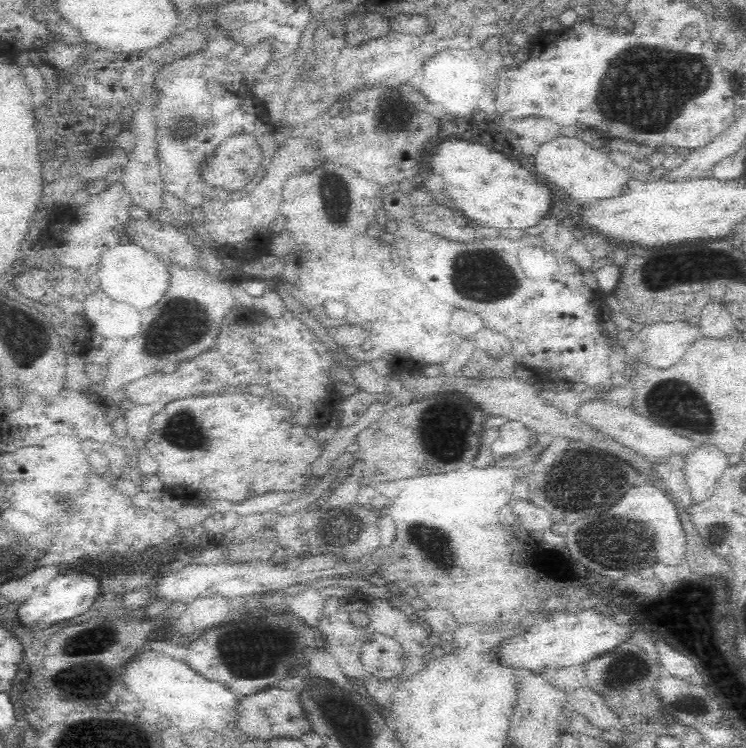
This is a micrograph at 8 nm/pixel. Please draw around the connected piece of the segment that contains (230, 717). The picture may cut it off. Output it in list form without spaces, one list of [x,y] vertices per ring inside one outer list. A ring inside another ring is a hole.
[[[144,652],[137,654],[125,668],[123,681],[130,694],[140,701],[164,704],[162,714],[168,714],[182,732],[224,731],[234,724],[238,698],[224,684],[198,676],[188,664],[162,652]]]

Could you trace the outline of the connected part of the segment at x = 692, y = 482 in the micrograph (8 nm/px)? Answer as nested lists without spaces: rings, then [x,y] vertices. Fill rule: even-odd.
[[[698,448],[682,461],[682,470],[689,484],[694,504],[705,501],[714,494],[718,478],[726,470],[728,460],[716,448]],[[686,460],[686,462],[684,462]]]

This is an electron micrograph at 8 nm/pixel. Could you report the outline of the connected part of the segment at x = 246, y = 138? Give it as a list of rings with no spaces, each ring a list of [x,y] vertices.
[[[250,134],[230,136],[224,144],[217,146],[217,150],[216,156],[208,159],[208,166],[201,174],[203,180],[230,192],[250,184],[262,162],[256,138]]]

